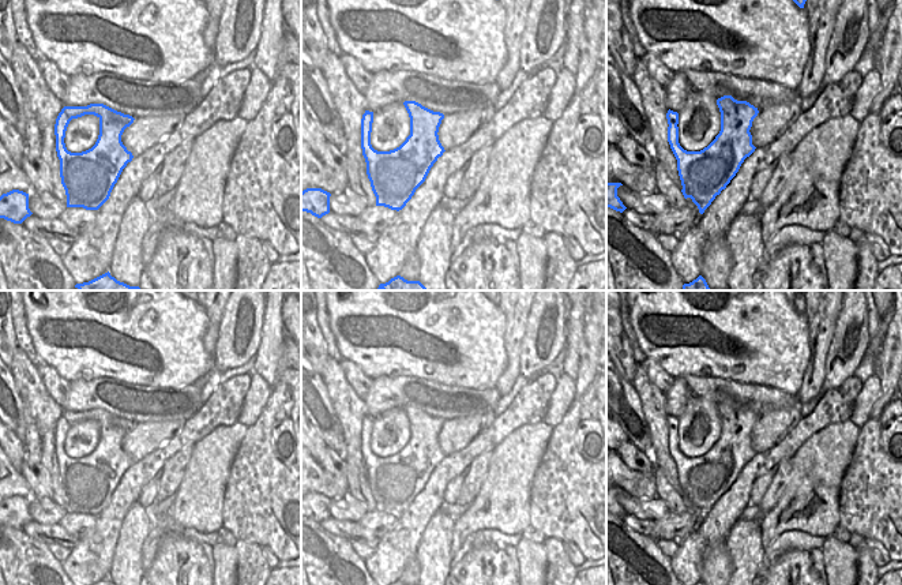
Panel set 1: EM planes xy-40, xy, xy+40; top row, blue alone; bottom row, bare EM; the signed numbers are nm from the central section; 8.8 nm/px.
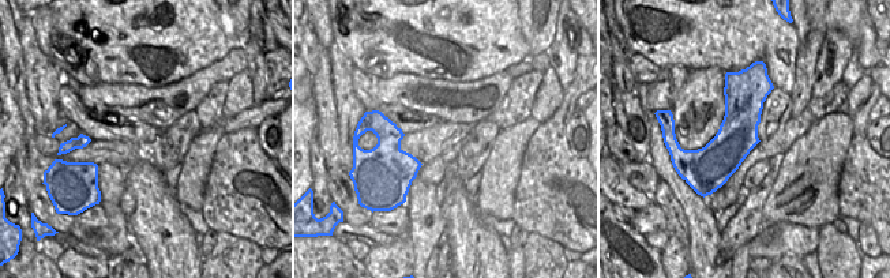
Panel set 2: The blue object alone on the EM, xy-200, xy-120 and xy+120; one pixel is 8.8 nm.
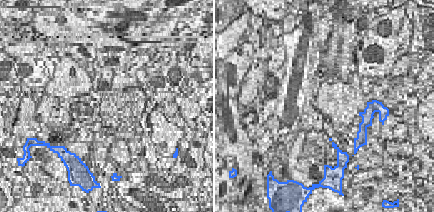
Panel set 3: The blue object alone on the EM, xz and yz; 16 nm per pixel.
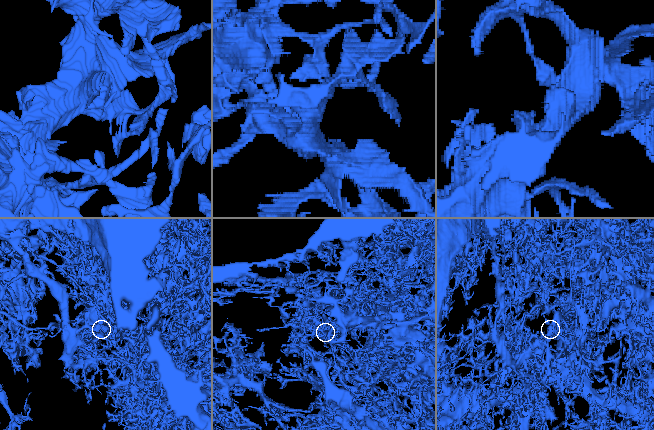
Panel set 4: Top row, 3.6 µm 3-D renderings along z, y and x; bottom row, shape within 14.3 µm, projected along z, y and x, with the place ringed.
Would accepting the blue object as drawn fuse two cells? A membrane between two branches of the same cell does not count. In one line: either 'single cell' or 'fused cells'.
fused cells

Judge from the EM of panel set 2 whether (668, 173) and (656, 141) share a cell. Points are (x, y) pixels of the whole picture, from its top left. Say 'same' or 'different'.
same

